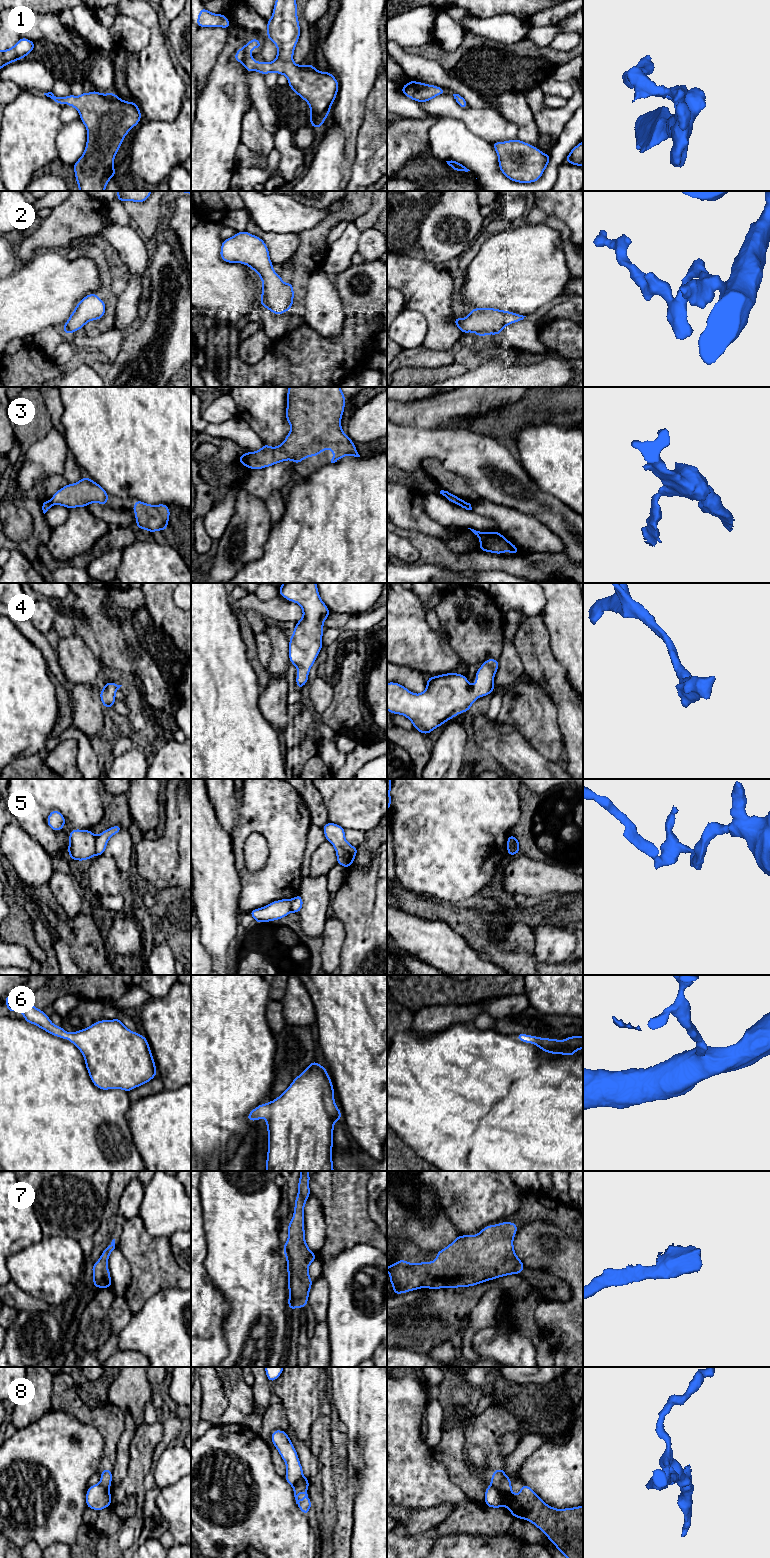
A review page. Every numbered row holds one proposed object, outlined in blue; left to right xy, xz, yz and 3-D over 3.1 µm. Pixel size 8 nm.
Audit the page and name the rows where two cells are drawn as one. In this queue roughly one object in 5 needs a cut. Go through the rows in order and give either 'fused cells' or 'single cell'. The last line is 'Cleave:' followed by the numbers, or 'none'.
1: single cell
2: single cell
3: fused cells
4: single cell
5: fused cells
6: single cell
7: single cell
8: fused cells
Cleave: 3, 5, 8

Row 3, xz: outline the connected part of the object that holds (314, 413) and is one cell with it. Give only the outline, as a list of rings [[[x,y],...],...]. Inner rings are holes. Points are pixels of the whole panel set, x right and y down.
[[[289,387],[286,420],[290,424],[290,432],[279,446],[270,447],[264,443],[260,450],[244,453],[248,468],[258,470],[287,460],[298,464],[306,457],[314,457],[329,449],[333,450],[331,463],[347,455],[360,457],[354,442],[341,427],[344,408],[345,395],[340,387]]]

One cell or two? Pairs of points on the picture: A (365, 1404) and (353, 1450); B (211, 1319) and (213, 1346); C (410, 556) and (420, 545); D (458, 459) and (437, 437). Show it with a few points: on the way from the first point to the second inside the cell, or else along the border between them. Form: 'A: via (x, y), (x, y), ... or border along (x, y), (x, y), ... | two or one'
A: border along (347, 1437), (361, 1443), (364, 1464) | two
B: via (211, 1326), (211, 1339) | one
C: border along (409, 540), (419, 553), (417, 563) | two
D: via (454, 454), (442, 442) | one

